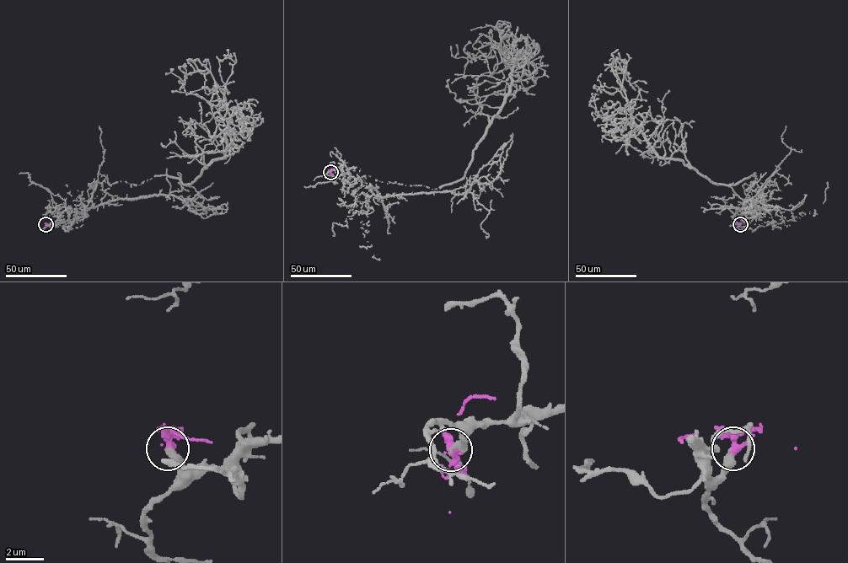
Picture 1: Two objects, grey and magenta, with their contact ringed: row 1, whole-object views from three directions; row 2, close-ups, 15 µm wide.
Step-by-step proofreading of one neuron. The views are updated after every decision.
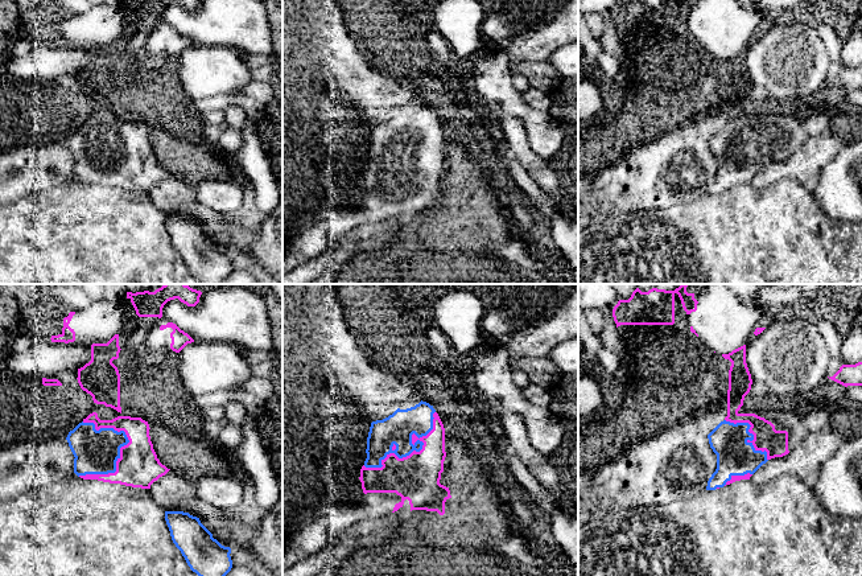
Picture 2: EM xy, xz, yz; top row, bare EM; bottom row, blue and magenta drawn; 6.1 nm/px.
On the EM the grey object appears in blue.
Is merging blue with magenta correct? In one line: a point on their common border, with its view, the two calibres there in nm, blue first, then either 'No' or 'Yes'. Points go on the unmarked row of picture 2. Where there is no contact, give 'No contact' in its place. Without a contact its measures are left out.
Touches blue at xz (409, 157). Thickness 190 nm (blue) against 280 nm. Yes

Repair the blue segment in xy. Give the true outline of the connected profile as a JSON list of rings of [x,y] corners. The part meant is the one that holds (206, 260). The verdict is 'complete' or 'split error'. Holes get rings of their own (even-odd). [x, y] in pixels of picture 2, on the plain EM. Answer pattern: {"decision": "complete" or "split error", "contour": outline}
{"decision": "complete", "contour": [[[165,215],[165,225],[173,247],[199,281],[222,284],[231,275],[231,252],[214,243],[199,222],[183,215]]]}

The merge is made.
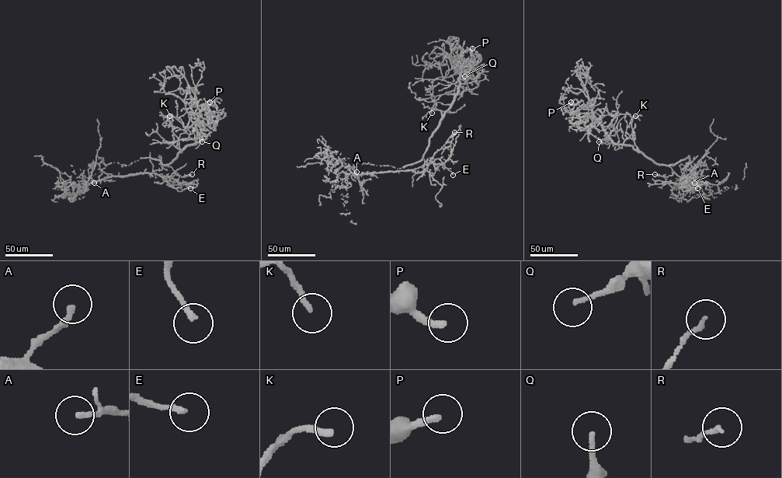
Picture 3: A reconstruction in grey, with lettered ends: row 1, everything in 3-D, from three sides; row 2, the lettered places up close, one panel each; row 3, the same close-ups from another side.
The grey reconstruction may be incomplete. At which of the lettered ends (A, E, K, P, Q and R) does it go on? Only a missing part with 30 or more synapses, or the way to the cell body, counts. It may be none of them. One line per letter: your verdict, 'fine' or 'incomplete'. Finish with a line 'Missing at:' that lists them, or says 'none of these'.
A: fine
E: fine
K: incomplete
P: incomplete
Q: fine
R: fine
Missing at: K, P

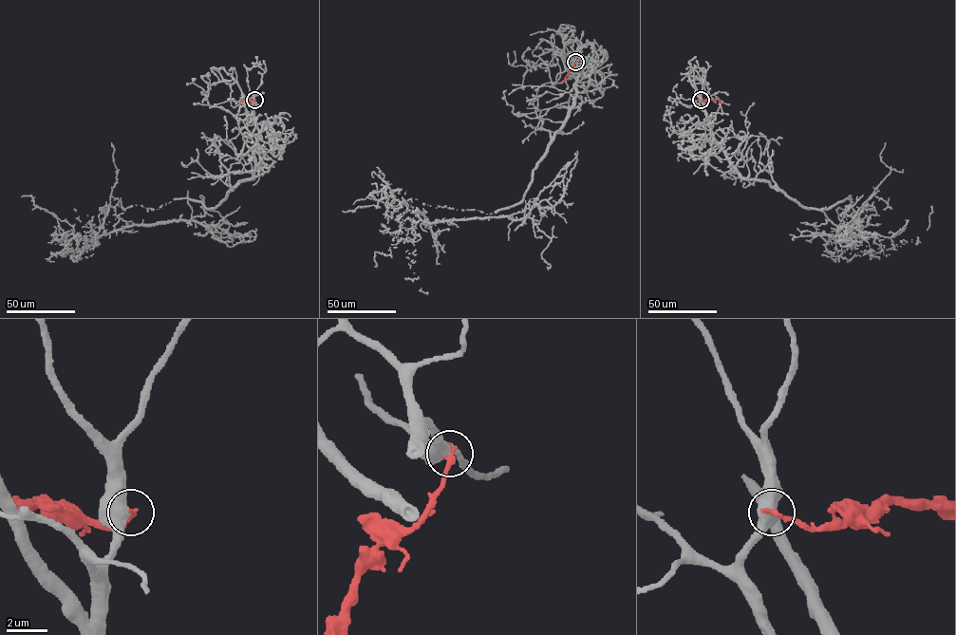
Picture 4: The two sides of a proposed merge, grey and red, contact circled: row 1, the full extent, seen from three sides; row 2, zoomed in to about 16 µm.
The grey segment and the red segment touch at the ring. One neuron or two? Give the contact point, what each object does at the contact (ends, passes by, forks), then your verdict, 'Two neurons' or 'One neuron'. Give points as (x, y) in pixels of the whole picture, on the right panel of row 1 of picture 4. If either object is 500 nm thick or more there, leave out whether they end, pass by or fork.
Place: (701, 100). Two neurons

